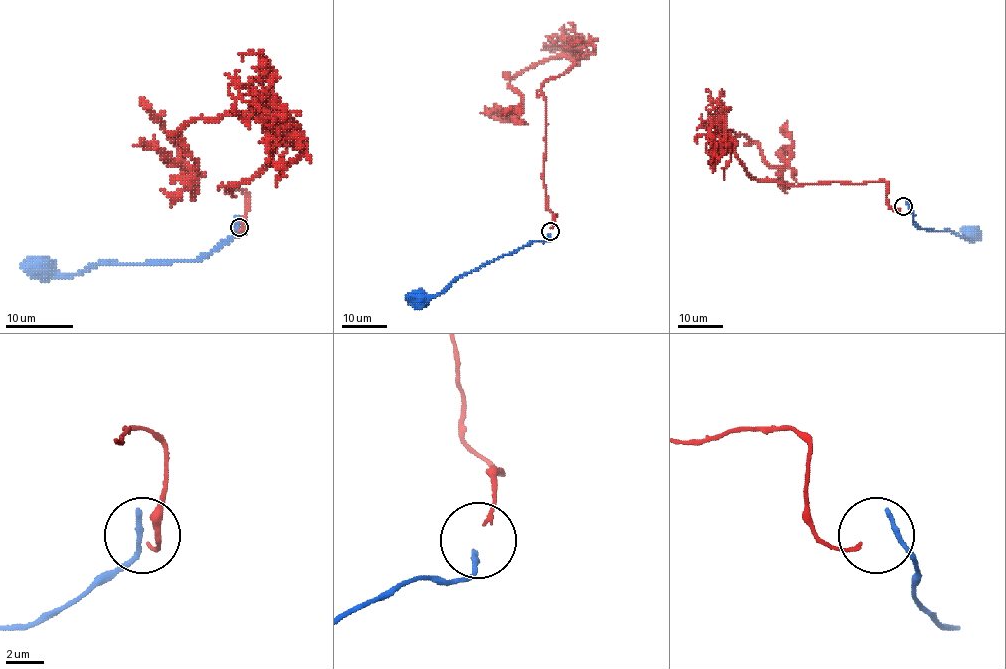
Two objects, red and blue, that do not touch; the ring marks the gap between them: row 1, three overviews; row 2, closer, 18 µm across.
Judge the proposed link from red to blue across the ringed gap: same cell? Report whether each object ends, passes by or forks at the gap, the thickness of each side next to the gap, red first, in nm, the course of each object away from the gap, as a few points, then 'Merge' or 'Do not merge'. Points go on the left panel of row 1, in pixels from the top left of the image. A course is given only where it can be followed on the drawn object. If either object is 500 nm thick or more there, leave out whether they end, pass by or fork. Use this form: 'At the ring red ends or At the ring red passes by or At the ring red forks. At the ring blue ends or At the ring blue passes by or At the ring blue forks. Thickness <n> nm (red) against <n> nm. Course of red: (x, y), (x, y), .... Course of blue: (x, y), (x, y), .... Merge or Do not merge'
At the ring red ends. At the ring blue ends. Thickness 200 nm (red) against 380 nm. Course of red: (239, 229), (246, 195), (224, 188), (275, 134), (190, 119), (192, 166), (141, 98). Course of blue: (238, 224), (234, 234), (195, 260), (97, 263), (71, 275), (41, 275), (37, 268), (41, 267). Merge

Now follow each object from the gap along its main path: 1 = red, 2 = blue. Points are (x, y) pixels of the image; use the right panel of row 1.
1: (900, 208), (889, 206), (883, 181), (752, 178), (729, 131), (784, 166), (787, 121)
2: (907, 204), (912, 211), (912, 220), (920, 228), (950, 230), (965, 238), (969, 238), (970, 233)

